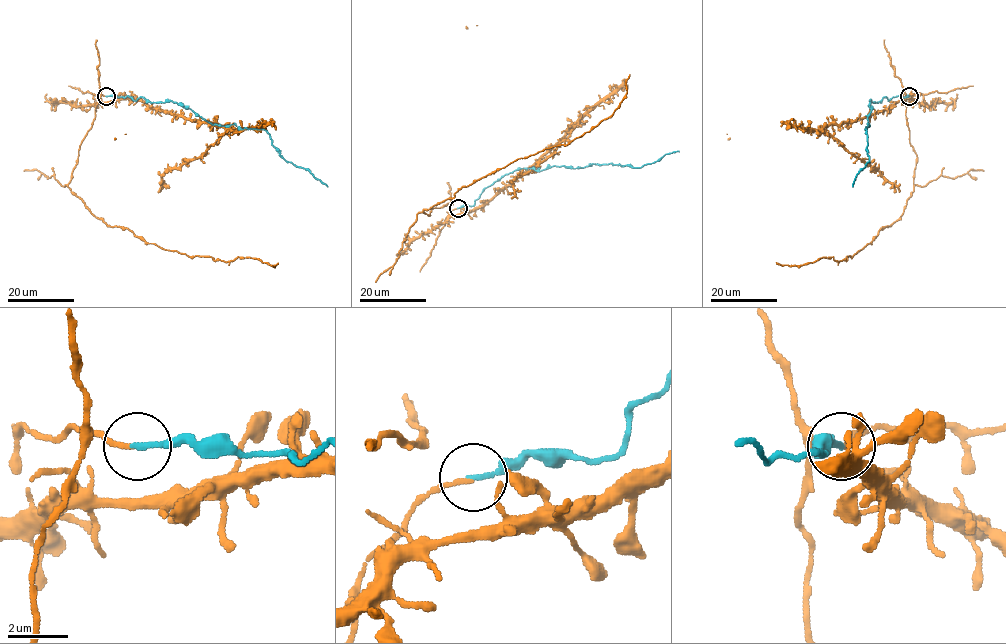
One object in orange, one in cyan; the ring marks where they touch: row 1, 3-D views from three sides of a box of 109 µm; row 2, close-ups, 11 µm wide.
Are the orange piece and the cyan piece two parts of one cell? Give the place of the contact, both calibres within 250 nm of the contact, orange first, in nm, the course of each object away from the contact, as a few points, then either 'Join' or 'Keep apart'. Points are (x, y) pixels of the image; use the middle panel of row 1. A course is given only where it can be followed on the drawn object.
Place: (458, 208). Thickness 140 nm (orange) against 180 nm. Course of orange: (457, 208), (448, 203), (429, 215), (419, 212), (518, 159), (567, 145), (589, 131), (618, 106), (630, 74). Course of cyan: (457, 208), (472, 206), (486, 188), (515, 170), (611, 163), (637, 167), (679, 150). Join

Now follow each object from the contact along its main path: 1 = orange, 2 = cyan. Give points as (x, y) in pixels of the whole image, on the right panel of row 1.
1: (910, 96), (906, 118), (917, 162), (913, 191), (899, 218), (846, 261), (776, 262)
2: (909, 96), (870, 101), (870, 126), (864, 129), (868, 160), (852, 186)

